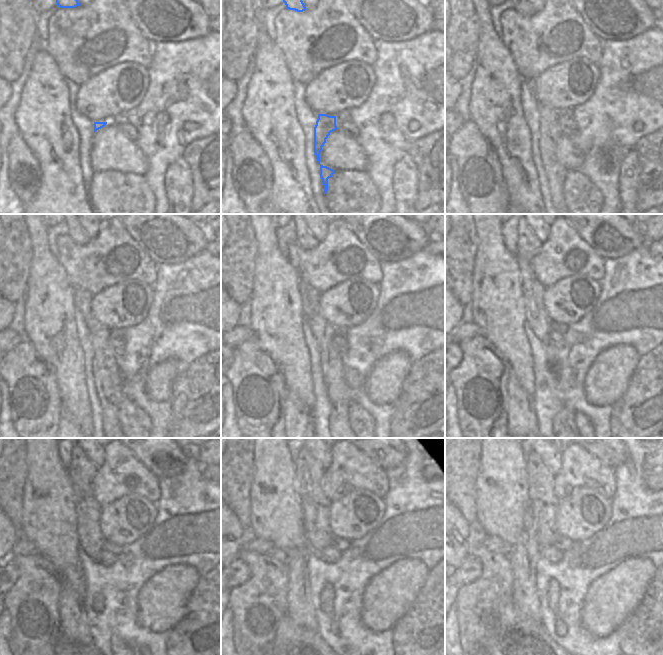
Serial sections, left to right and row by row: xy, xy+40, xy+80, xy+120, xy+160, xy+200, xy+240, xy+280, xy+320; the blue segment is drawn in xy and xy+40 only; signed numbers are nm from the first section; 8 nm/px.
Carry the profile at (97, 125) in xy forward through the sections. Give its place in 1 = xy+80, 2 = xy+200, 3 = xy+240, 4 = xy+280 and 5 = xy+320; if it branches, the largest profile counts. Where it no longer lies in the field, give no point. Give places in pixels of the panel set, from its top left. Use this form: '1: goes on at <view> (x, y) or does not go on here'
1: goes on at xy+80 (550, 132)
2: goes on at xy+200 (528, 245)
3: goes on at xy+240 (82, 470)
4: goes on at xy+280 (315, 505)
5: goes on at xy+320 (543, 502)

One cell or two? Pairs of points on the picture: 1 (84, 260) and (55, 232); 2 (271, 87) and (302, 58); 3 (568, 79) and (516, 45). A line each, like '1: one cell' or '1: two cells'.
1: two cells
2: two cells
3: two cells

